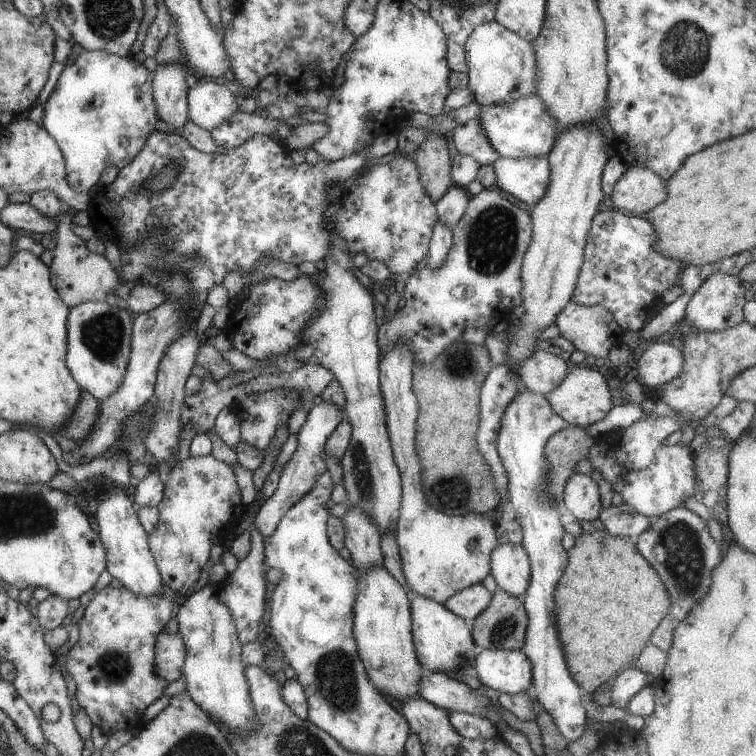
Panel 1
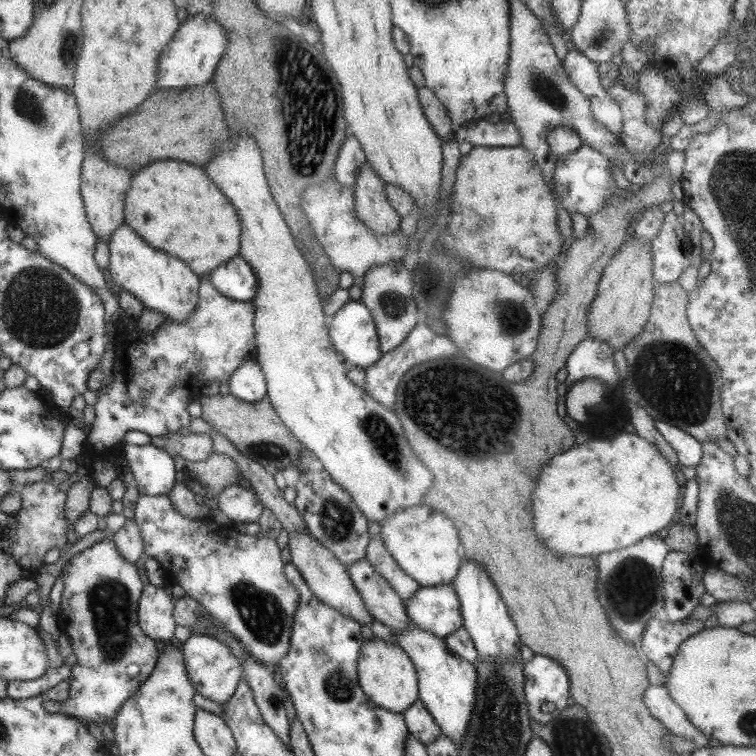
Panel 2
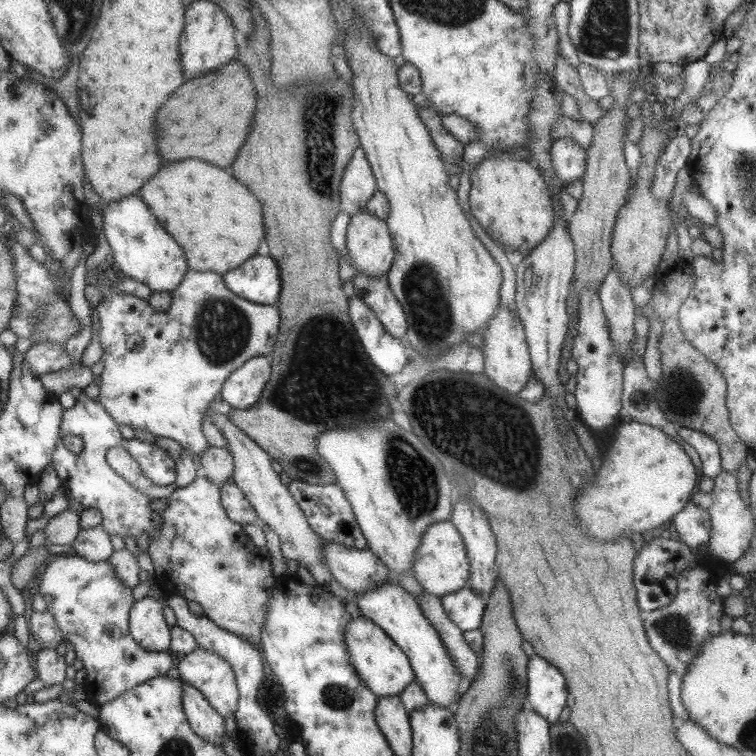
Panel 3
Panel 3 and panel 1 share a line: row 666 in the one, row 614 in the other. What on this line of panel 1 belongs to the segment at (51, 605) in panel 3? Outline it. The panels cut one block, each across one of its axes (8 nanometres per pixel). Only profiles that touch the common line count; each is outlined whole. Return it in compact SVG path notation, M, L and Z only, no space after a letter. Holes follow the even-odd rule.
M202 581L193 585L186 595L166 590L161 598L158 595L148 597L134 595L125 587L118 589L106 586L85 606L79 620L78 638L64 654L64 665L76 684L75 697L78 705L90 717L92 726L97 726L105 736L109 737L117 730L132 731L141 727L140 718L144 708L163 694L163 689L169 683L154 669L155 637L163 630L179 602L201 587Z

